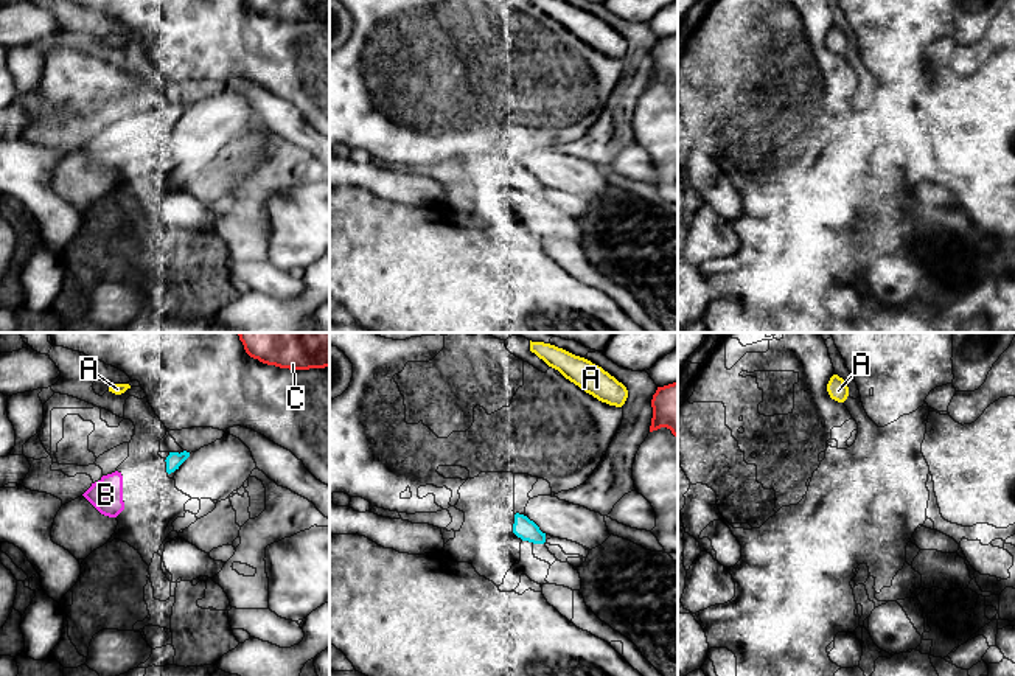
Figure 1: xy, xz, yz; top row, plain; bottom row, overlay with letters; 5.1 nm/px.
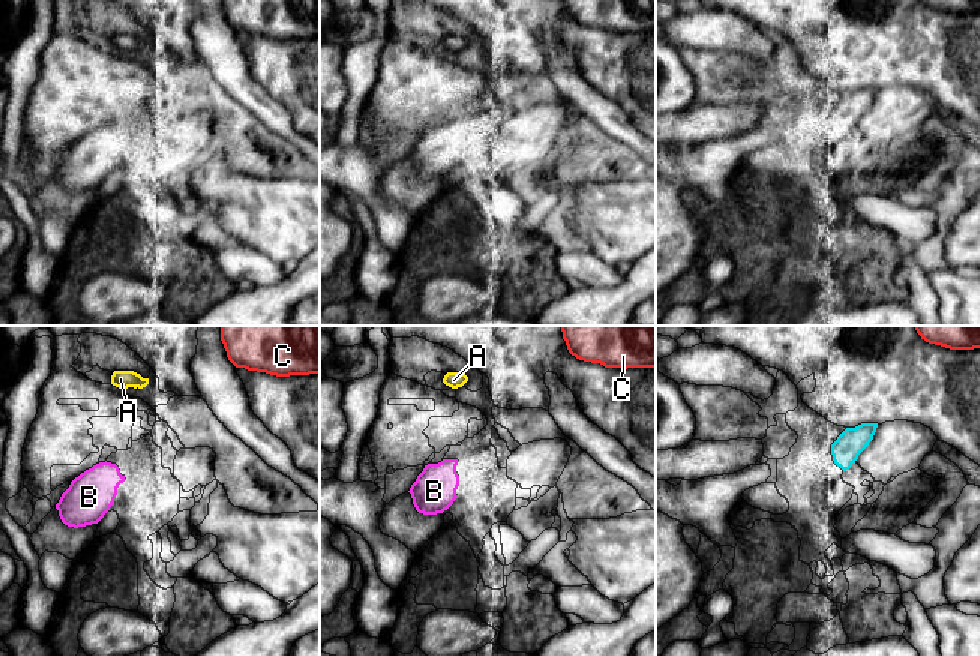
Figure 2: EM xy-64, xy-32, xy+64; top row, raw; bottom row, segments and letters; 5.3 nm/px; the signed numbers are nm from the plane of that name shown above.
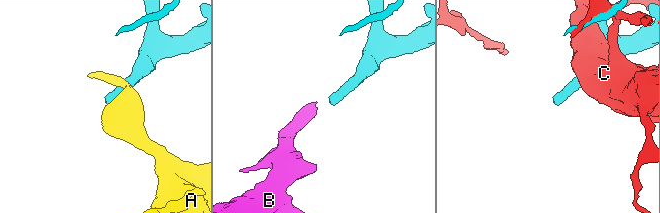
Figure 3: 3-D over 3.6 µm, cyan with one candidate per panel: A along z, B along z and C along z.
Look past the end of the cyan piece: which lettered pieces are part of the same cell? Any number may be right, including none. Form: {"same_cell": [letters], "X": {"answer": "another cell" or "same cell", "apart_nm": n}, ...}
{"same_cell": ["B"], "A": {"answer": "another cell", "apart_nm": 400}, "B": {"answer": "same cell", "apart_nm": 240}, "C": {"answer": "another cell", "apart_nm": 600}}

